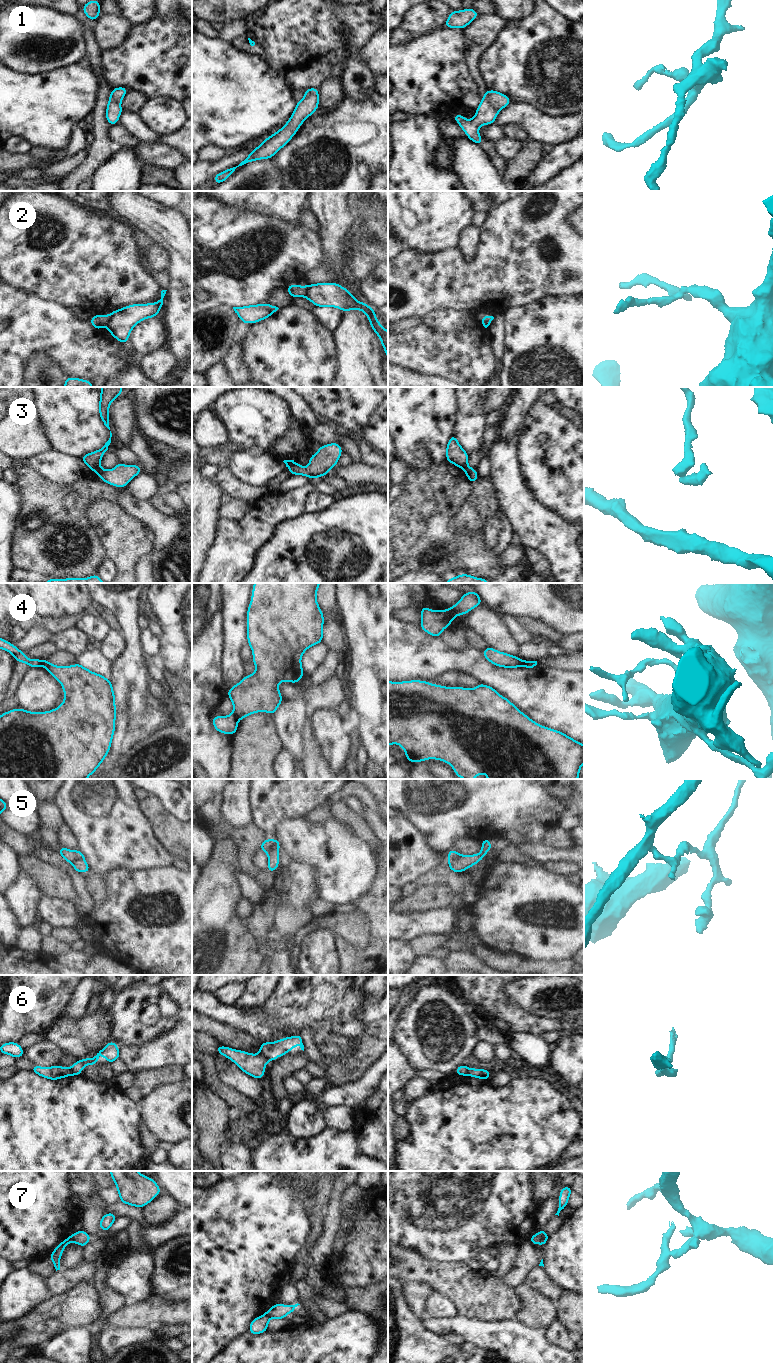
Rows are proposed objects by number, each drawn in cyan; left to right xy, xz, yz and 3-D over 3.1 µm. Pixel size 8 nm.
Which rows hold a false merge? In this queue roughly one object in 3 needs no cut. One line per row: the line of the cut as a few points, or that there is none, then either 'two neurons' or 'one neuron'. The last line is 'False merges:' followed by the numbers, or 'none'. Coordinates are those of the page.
1: yz (483, 96), (498, 111) | two neurons
2: xy (106, 316), (104, 324) | two neurons
3: xy (99, 466), (92, 469) | two neurons
4: xz (232, 713), (239, 719) | two neurons
5: xz (279, 843), (275, 843), (267, 853) | two neurons
6: xz (260, 1053), (267, 1059) | two neurons
7: xy (70, 1236), (72, 1241) | two neurons
False merges: 1, 2, 3, 4, 5, 6, 7

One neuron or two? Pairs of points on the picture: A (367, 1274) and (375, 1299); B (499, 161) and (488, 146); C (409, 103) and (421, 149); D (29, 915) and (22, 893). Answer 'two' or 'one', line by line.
A: two
B: one
C: two
D: one

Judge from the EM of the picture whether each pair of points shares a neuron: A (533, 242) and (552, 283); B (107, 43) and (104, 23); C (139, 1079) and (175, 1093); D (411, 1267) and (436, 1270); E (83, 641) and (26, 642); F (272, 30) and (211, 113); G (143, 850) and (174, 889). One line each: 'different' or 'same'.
A: same
B: same
C: different
D: same
E: same
F: different
G: different

